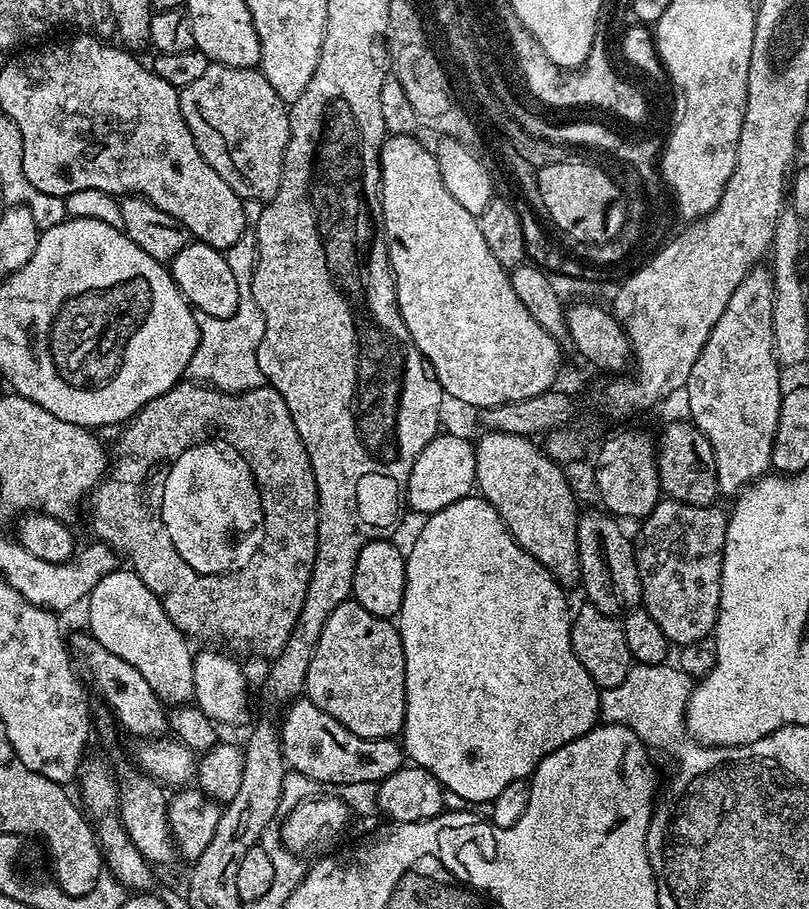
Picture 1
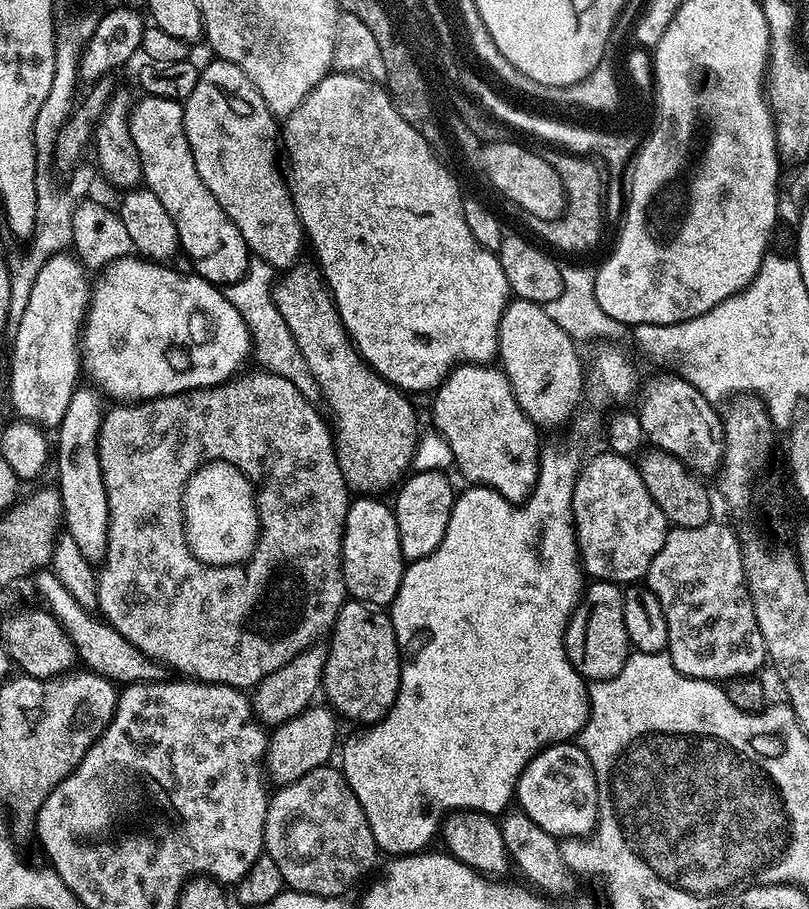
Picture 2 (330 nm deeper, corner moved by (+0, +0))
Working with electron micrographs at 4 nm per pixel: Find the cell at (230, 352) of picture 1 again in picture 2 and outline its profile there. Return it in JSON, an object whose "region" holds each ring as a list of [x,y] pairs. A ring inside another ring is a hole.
{"region":[[[253,259],[248,265],[248,272],[238,282],[227,285],[223,289],[224,296],[242,314],[252,336],[254,345],[254,360],[261,369],[277,372],[286,382],[294,382],[303,396],[316,402],[321,399],[320,387],[310,374],[310,366],[306,366],[306,358],[302,358],[302,350],[298,350],[298,342],[294,342],[294,334],[290,334],[290,326],[286,326],[286,318],[278,314],[276,297],[274,295],[274,269],[266,262]],[[273,276],[273,280],[272,280]]]}

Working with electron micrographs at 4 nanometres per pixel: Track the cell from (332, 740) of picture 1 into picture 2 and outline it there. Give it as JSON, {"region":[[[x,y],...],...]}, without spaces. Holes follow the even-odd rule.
{"region":[[[40,570],[35,573],[36,592],[41,596],[43,607],[51,612],[52,617],[60,624],[64,633],[68,635],[72,643],[73,653],[78,657],[85,669],[89,672],[96,672],[99,676],[105,676],[117,686],[127,686],[153,680],[163,680],[166,676],[164,665],[157,664],[155,660],[149,659],[140,650],[134,647],[116,630],[110,627],[99,615],[93,614],[89,609],[84,608],[58,582],[58,578],[51,570]],[[93,615],[93,616],[92,616]]]}

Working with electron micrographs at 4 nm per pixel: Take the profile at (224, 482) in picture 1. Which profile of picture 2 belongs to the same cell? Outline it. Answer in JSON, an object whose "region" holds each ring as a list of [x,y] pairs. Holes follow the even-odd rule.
{"region":[[[211,461],[198,469],[184,488],[184,528],[192,553],[204,564],[241,565],[252,555],[259,536],[254,486],[244,473],[224,461]]]}

